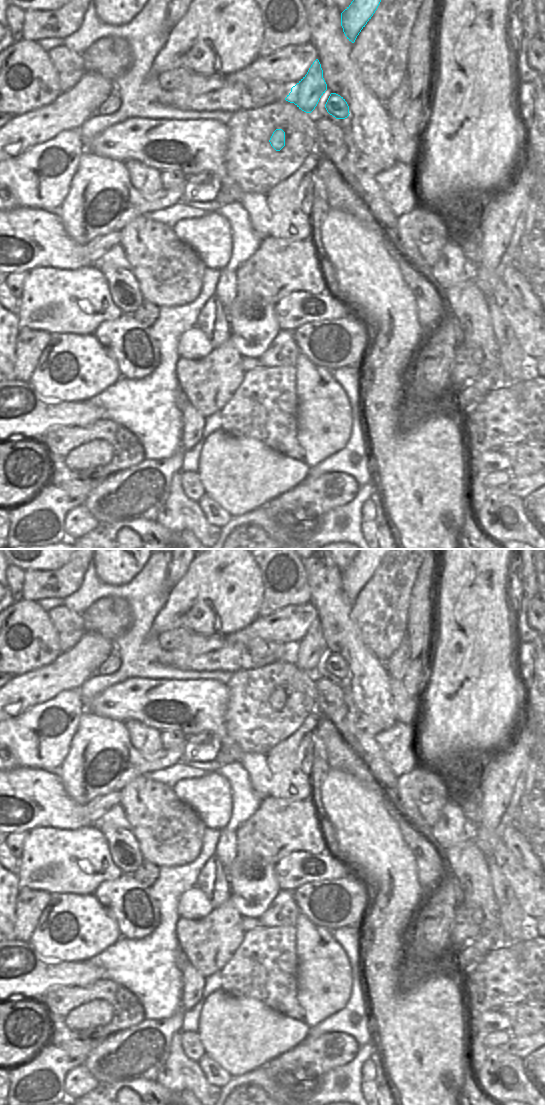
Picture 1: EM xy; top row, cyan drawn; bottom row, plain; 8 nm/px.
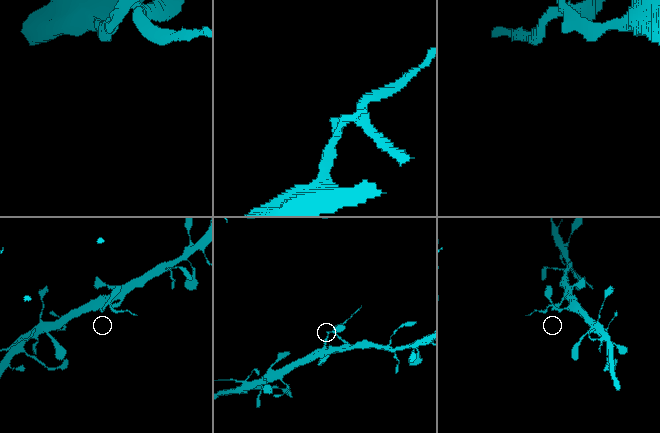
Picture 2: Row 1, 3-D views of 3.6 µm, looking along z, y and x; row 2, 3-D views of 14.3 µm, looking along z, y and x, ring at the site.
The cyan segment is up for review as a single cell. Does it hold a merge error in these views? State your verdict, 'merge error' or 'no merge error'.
no merge error

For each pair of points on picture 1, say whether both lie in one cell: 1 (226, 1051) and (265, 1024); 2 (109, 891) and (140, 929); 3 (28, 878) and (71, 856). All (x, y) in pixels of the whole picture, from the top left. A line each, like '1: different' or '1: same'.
1: same
2: same
3: same

